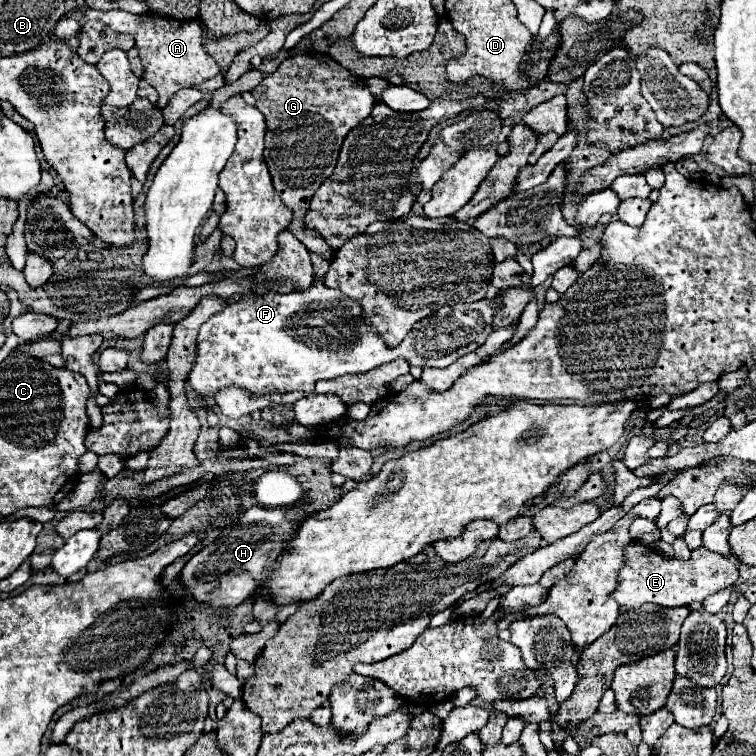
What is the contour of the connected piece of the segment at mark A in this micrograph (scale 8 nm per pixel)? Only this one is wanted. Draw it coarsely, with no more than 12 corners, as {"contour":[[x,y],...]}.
{"contour":[[86,10],[130,32],[162,110],[220,74],[198,20]]}

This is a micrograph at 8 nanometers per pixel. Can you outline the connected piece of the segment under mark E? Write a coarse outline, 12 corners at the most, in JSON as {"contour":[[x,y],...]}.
{"contour":[[632,542],[612,596],[622,610],[702,602],[738,566],[700,546],[664,560]]}

